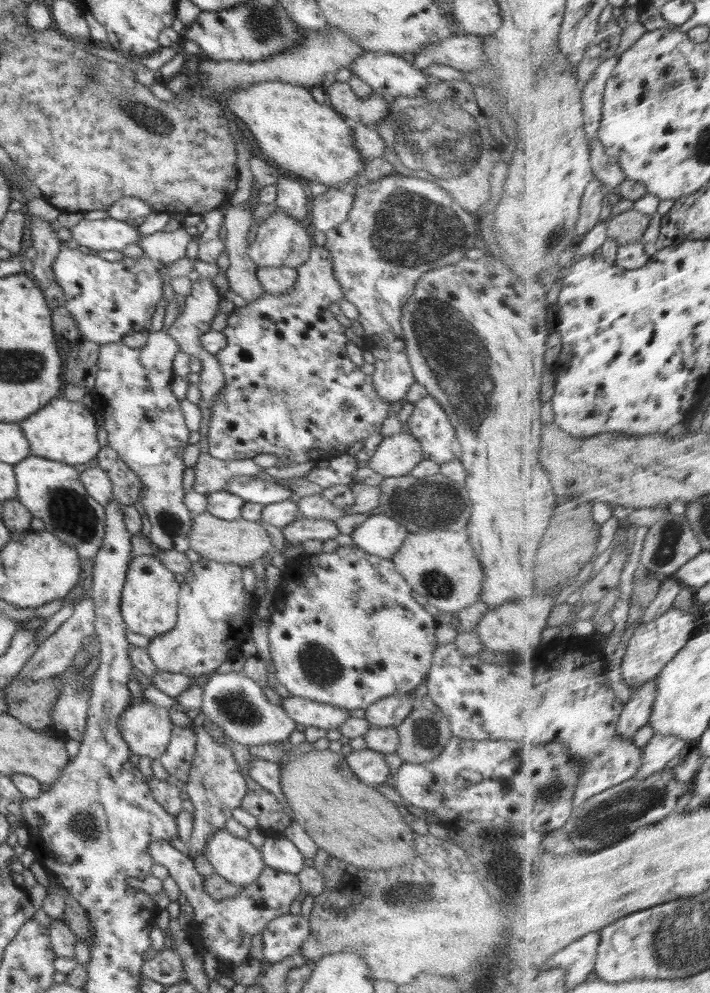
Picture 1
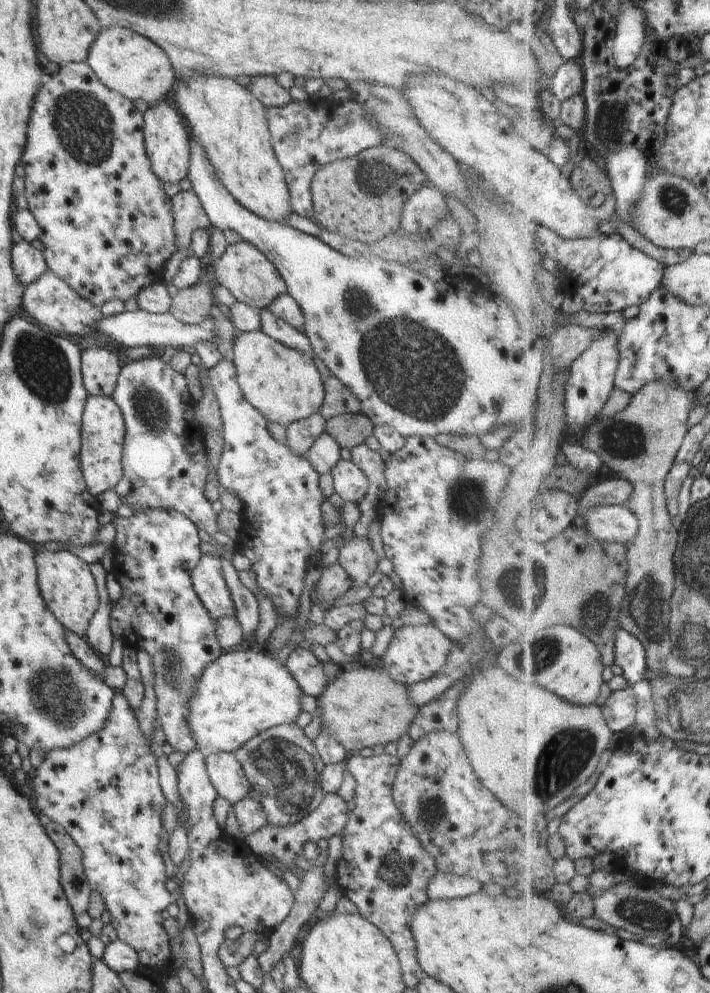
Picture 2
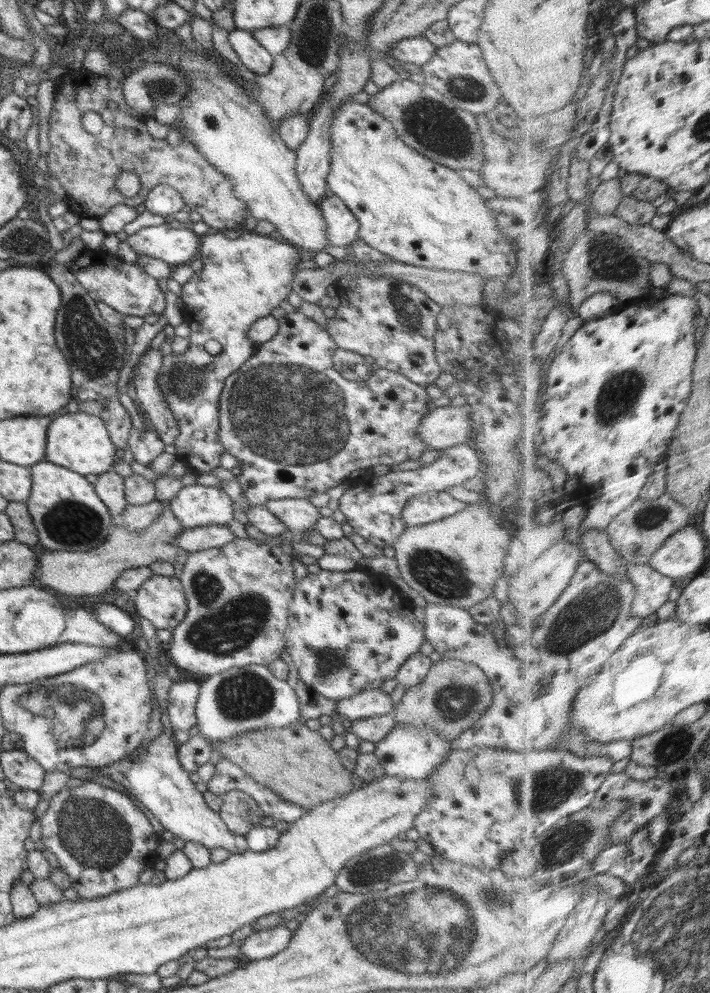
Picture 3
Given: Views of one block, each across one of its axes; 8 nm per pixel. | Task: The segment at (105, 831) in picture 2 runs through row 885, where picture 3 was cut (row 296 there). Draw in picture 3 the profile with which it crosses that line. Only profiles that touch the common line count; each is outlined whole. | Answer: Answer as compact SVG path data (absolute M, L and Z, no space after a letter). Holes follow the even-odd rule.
M84 250L68 267L76 276L78 284L88 292L88 296L95 301L100 300L100 302L108 304L109 308L116 310L121 315L141 317L146 314L162 315L166 308L165 293L156 278L144 272L142 267L134 266L134 263L125 263L124 260L109 255L108 252Z

